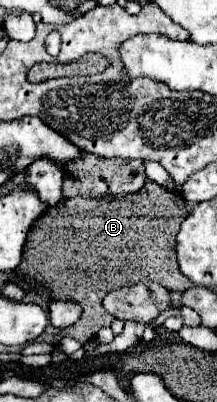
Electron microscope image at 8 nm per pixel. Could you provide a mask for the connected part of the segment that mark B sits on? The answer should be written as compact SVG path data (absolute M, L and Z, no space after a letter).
M149 181L149 193L131 193L129 197L103 197L103 199L87 199L87 197L73 197L61 201L57 207L51 207L51 211L37 221L37 225L29 231L27 243L25 243L25 257L21 265L17 267L19 273L31 275L37 281L41 281L45 287L53 291L57 299L71 299L77 303L83 313L77 323L65 329L57 329L53 325L47 325L45 333L39 337L39 341L57 345L63 337L73 337L81 343L93 339L101 327L109 327L113 317L103 309L103 297L121 287L129 287L135 283L159 283L169 291L187 291L193 287L193 283L181 273L179 263L175 259L175 235L179 233L181 223L189 211L185 209L185 199L169 191L153 181Z

